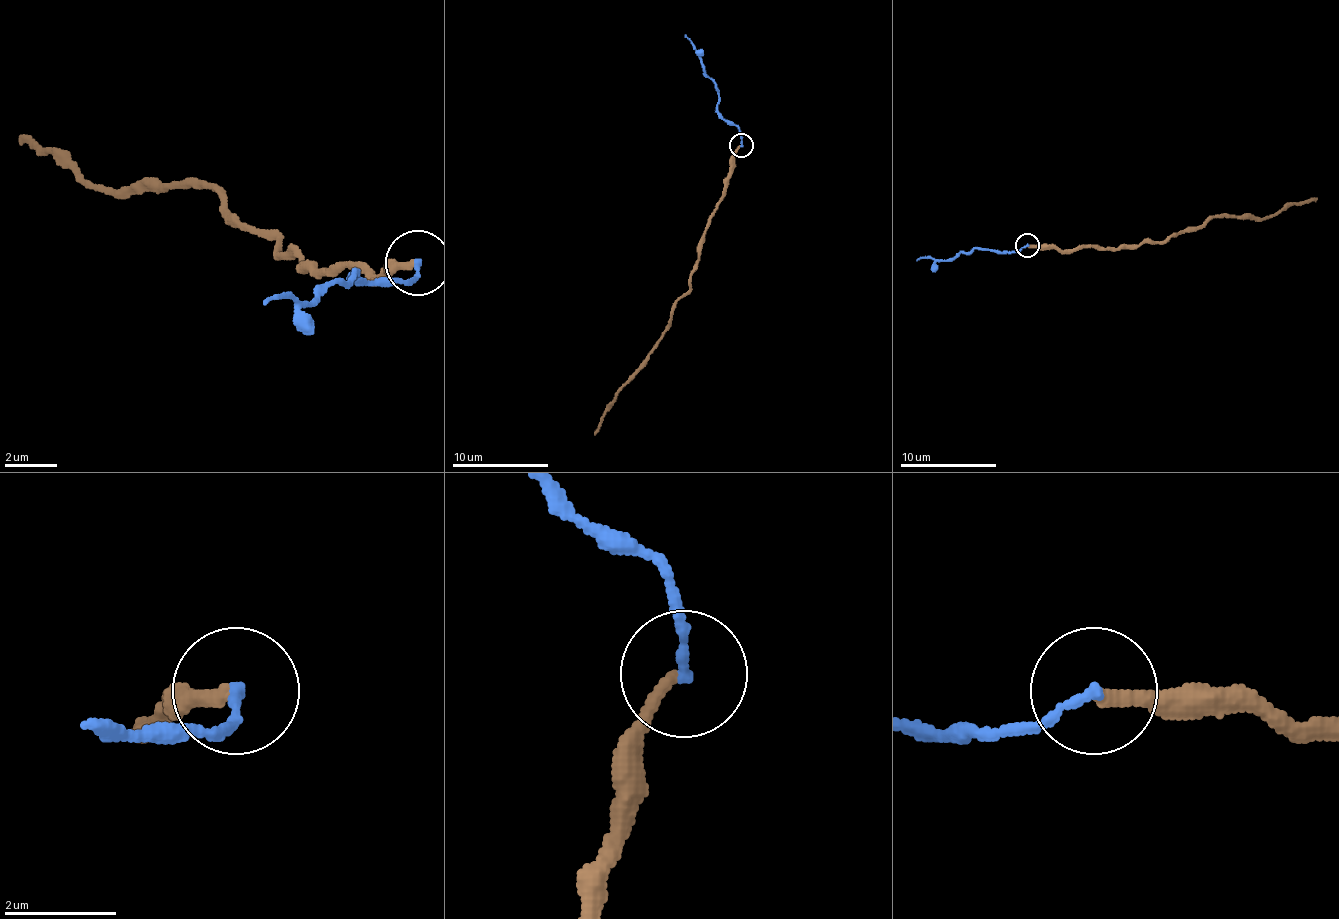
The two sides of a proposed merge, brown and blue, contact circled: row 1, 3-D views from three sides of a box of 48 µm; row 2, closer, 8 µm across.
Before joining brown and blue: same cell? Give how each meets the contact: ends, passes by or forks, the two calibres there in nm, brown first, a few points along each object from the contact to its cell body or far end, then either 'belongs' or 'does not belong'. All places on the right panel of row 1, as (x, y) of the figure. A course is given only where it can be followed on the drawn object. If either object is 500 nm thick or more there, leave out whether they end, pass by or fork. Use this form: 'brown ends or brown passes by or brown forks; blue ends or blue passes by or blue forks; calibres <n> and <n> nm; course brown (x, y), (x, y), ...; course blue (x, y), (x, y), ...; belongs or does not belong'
brown ends; blue ends; calibres 240 and 170 nm; course brown (1027, 245), (1077, 250), (1164, 243), (1215, 216), (1268, 219), (1289, 204), (1311, 202), (1316, 197); course blue (1027, 245), (1012, 250), (974, 248), (950, 260), (916, 260); does not belong

